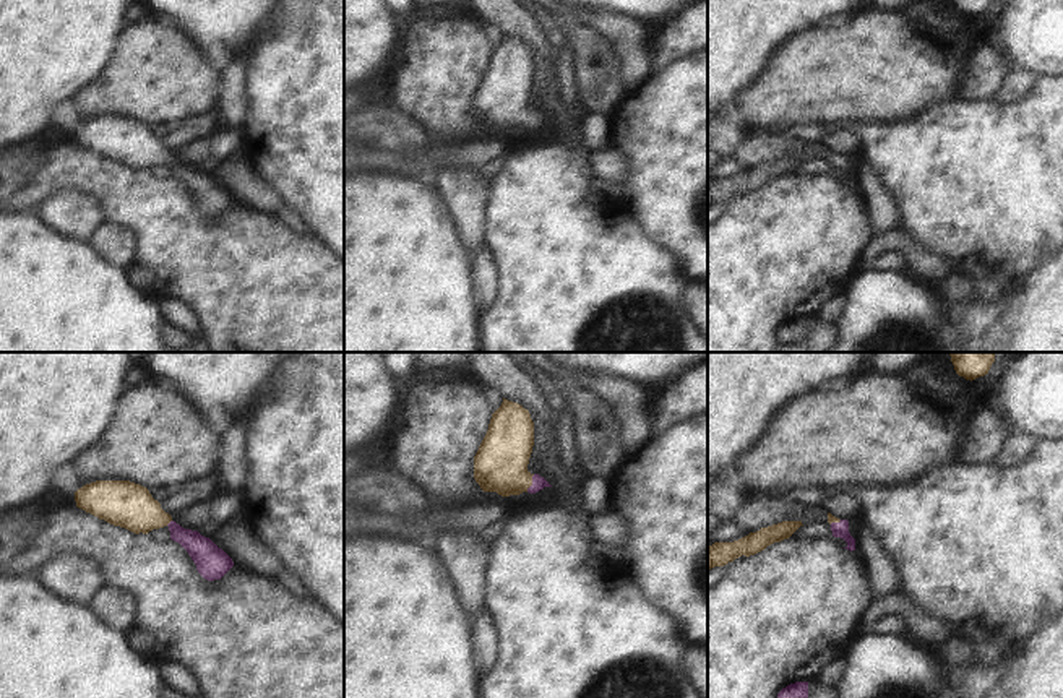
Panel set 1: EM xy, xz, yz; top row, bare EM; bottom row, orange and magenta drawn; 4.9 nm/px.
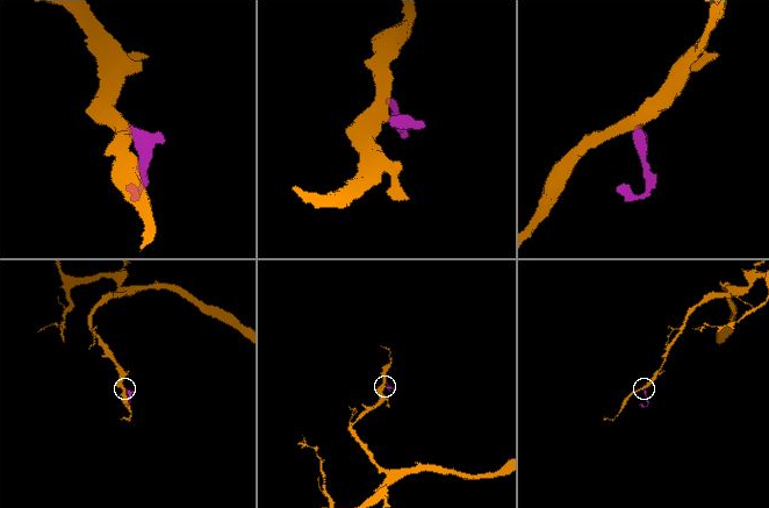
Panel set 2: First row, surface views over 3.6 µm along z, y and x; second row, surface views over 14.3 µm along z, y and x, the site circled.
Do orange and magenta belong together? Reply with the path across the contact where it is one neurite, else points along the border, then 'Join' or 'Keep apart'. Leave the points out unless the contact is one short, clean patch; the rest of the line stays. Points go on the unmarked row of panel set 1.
Path across: xz (500, 101), (515, 116), (531, 119), (539, 119). Join.

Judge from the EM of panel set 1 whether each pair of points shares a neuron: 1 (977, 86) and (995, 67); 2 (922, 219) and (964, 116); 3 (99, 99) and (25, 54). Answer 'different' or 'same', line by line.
1: same
2: same
3: different

